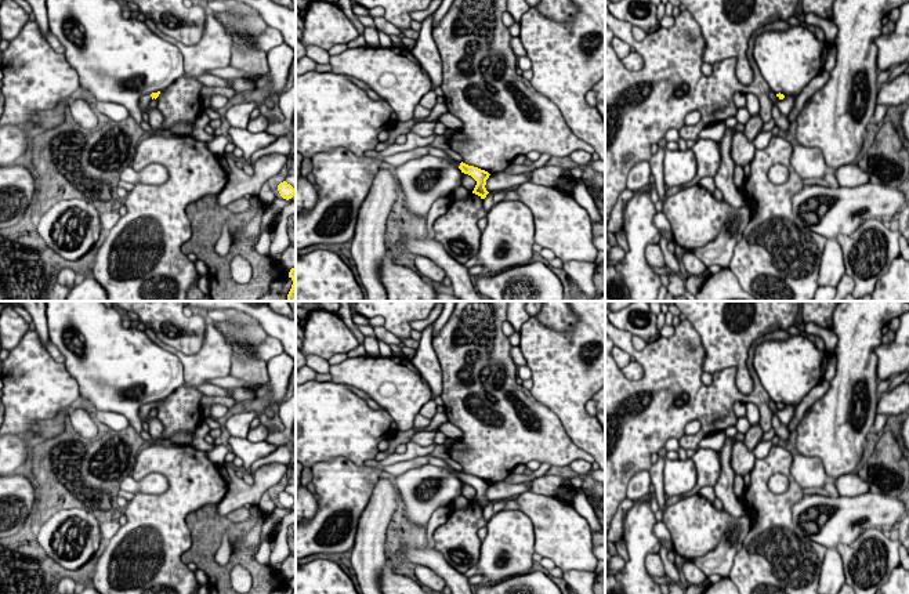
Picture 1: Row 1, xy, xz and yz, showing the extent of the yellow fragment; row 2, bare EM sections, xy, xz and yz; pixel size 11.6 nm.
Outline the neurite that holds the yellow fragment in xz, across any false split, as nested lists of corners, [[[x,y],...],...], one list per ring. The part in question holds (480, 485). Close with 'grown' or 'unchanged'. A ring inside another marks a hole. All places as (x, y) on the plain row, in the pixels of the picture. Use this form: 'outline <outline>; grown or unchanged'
outline [[[428,457],[428,463],[432,464],[432,466],[437,466],[437,467],[448,468],[450,472],[454,472],[461,479],[461,482],[471,485],[477,490],[477,495],[475,495],[472,503],[478,504],[481,508],[486,507],[486,504],[489,501],[486,500],[485,495],[486,495],[486,489],[490,485],[488,481],[481,479],[481,478],[474,477],[474,475],[468,475],[468,474],[463,472],[463,471],[457,472],[454,468],[452,468],[442,459]]]; grown

